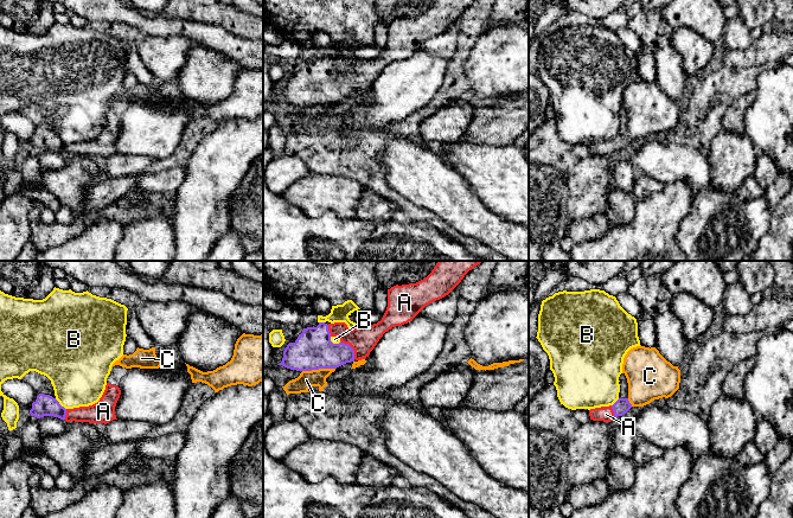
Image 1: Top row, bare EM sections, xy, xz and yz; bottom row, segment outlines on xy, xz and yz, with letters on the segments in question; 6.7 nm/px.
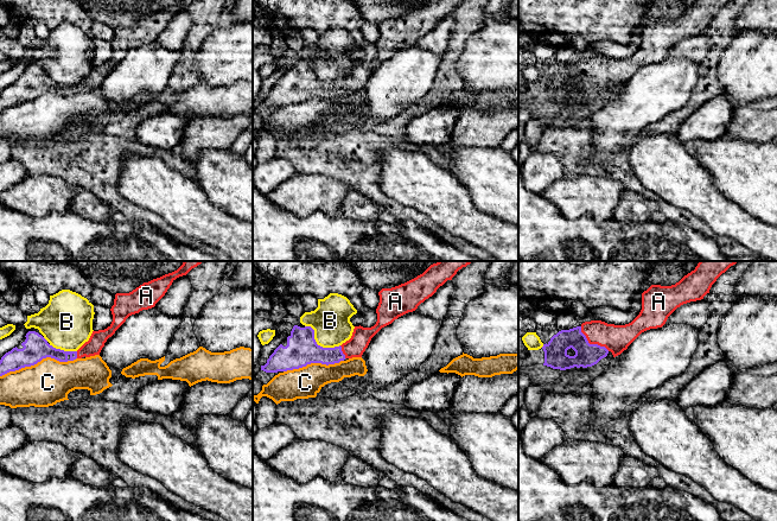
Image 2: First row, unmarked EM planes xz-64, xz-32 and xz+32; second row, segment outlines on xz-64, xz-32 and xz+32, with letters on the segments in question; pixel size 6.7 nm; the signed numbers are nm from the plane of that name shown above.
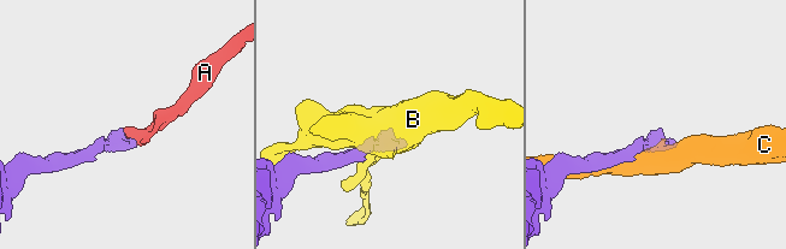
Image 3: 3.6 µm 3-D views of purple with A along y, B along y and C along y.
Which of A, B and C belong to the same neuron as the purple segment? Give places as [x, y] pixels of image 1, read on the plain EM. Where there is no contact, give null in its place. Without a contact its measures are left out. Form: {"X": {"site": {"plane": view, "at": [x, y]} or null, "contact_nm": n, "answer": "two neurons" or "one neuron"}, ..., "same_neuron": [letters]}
{"A": {"site": {"plane": "xz", "at": [351, 82]}, "contact_nm": 160, "answer": "one neuron"}, "B": {"site": {"plane": "xy", "at": [59, 139]}, "contact_nm": 110, "answer": "two neurons"}, "C": {"site": {"plane": "xz", "at": [318, 103]}, "contact_nm": 220, "answer": "two neurons"}, "same_neuron": ["A"]}

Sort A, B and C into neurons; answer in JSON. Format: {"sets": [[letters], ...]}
{"sets": [["A"], ["B"], ["C"]]}

